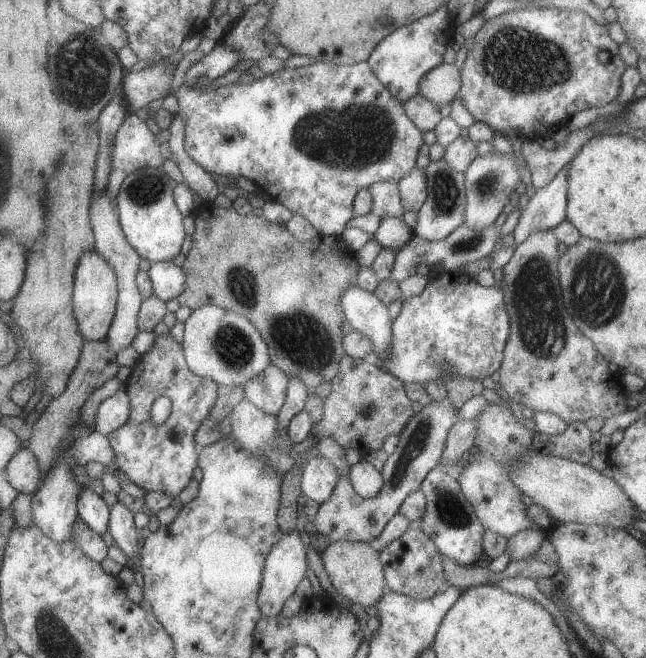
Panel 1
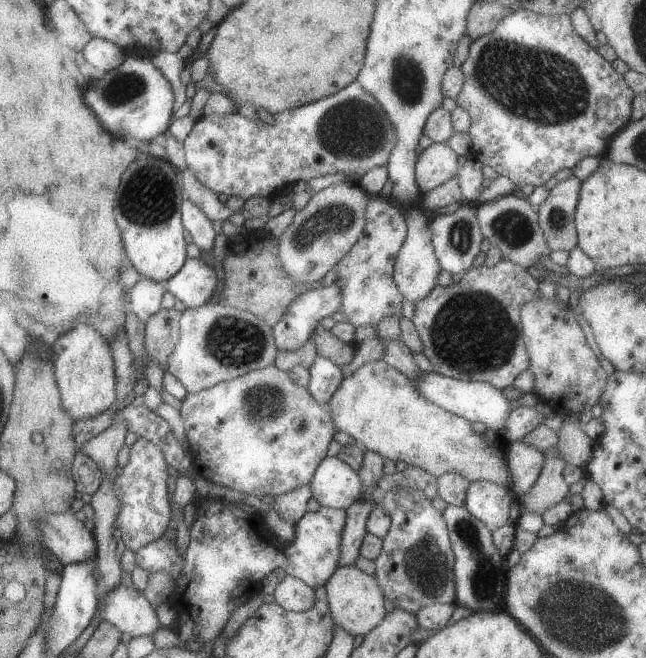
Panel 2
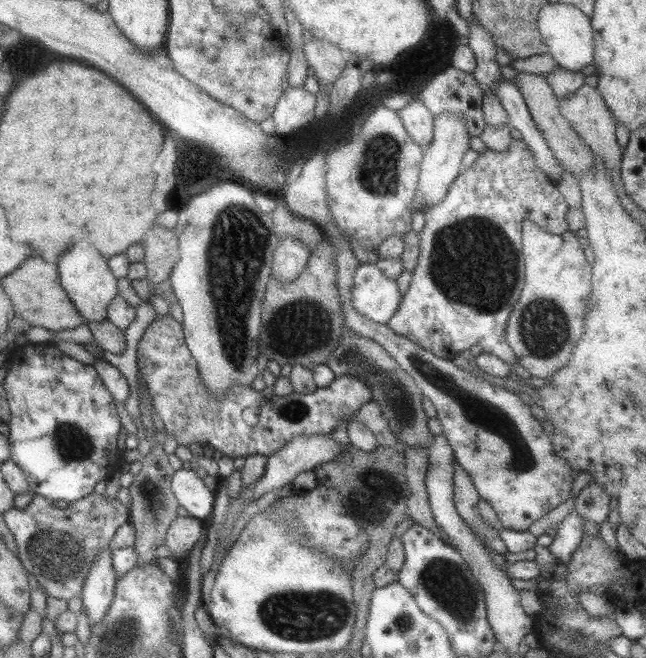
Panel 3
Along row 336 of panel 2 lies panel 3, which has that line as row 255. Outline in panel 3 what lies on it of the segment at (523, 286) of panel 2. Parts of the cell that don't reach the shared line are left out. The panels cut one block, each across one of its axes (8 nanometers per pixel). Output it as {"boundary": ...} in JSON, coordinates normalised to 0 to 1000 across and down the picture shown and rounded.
{"boundary":[[[791,213],[785,226],[777,231],[763,231],[752,226],[748,234],[738,234],[735,248],[729,249],[726,257],[714,258],[712,264],[698,277],[698,283],[692,289],[687,301],[680,310],[670,310],[667,316],[655,319],[658,324],[658,342],[650,350],[650,381],[644,398],[644,406],[638,410],[638,421],[630,442],[619,453],[618,465],[611,470],[608,480],[598,489],[598,494],[611,506],[630,512],[642,520],[646,526],[669,535],[673,541],[686,546],[701,546],[704,536],[723,532],[728,526],[738,524],[746,529],[748,536],[754,536],[774,544],[782,553],[794,553],[800,550],[800,544],[791,527],[782,517],[782,503],[786,480],[789,479],[794,464],[805,450],[808,436],[811,435],[811,398],[808,391],[808,340],[813,336],[822,337],[825,342],[844,348],[853,356],[868,356],[879,348],[875,336],[879,315],[873,307],[873,301],[864,292],[861,280],[853,277],[844,264],[834,261],[825,248],[825,237],[819,231],[819,225],[808,213]]]}

